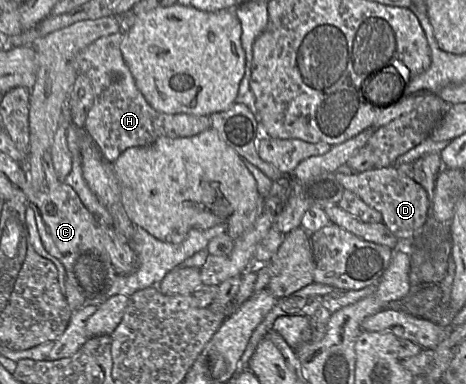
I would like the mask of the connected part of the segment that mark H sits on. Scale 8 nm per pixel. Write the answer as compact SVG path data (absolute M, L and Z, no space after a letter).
M117 32L96 39L77 55L76 60L79 72L90 79L94 92L94 102L88 112L85 129L103 156L114 162L130 147L149 145L163 136L190 137L212 127L208 115L165 113L154 109L146 101L120 50L123 34Z

